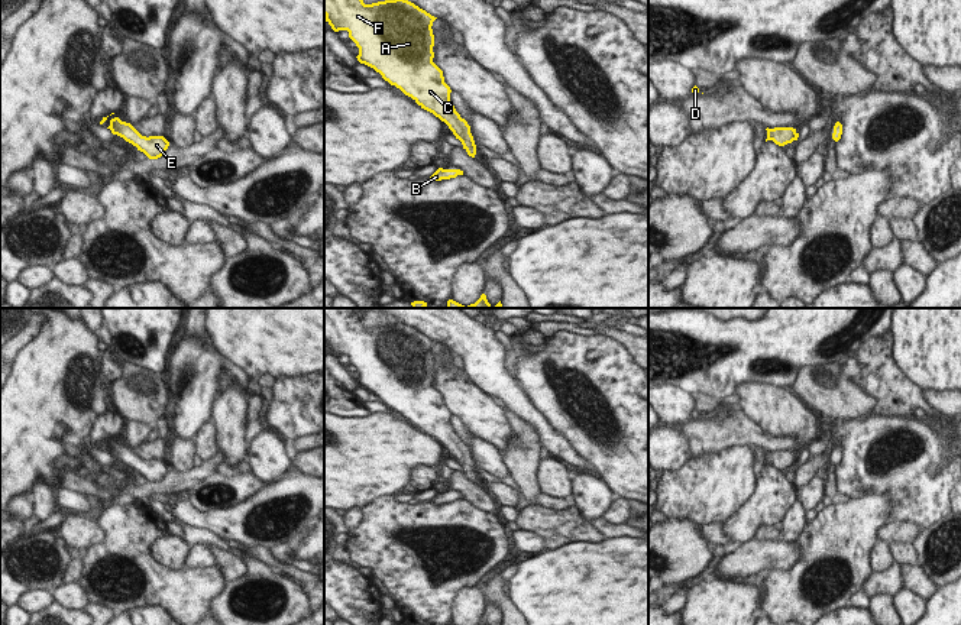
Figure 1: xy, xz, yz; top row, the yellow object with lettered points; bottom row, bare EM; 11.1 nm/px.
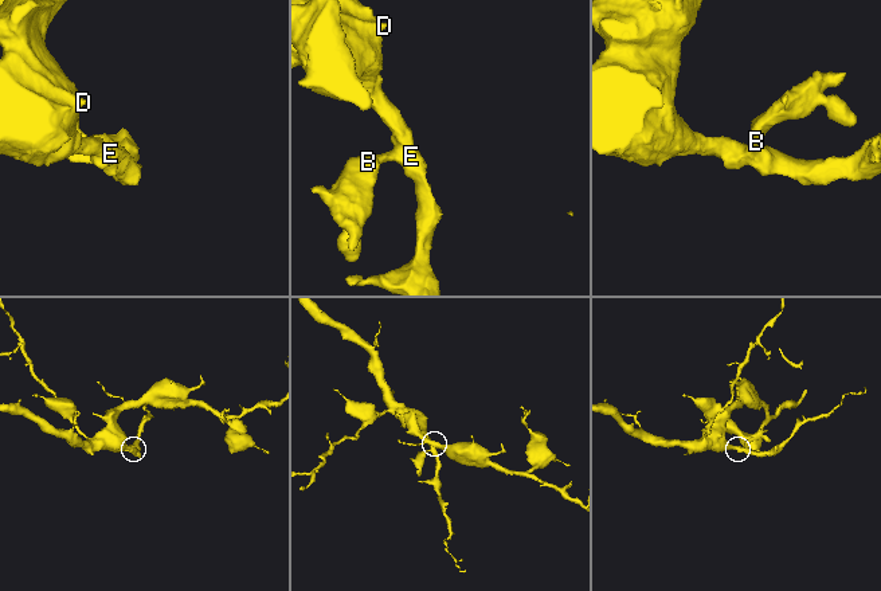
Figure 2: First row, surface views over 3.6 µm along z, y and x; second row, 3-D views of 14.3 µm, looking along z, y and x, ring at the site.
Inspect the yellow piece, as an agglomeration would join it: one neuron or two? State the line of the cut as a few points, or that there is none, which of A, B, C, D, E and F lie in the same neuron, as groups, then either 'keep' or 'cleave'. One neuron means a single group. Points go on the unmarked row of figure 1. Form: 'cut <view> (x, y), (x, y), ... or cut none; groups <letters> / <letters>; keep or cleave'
cut none; groups A B C D E F; keep

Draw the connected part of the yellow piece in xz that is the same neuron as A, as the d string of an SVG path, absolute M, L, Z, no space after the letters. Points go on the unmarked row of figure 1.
M324 308L324 340L334 356L347 354L359 372L360 388L373 392L391 409L411 421L421 433L444 446L469 480L475 482L476 469L470 450L456 435L450 425L450 411L444 407L443 395L433 386L433 346L437 343L414 327L395 323L365 328L355 308Z

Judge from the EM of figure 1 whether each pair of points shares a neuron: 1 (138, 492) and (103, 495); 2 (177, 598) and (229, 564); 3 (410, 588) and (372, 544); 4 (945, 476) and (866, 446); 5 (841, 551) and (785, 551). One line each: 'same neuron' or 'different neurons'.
1: different neurons
2: different neurons
3: same neuron
4: same neuron
5: different neurons

